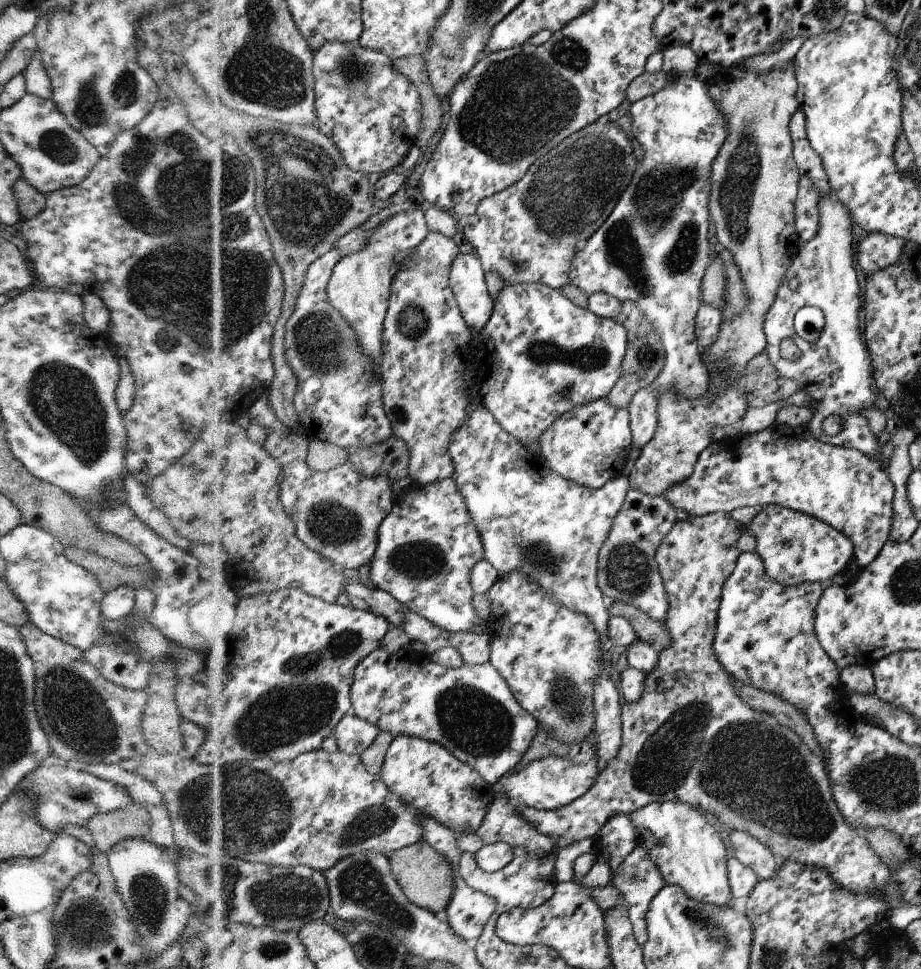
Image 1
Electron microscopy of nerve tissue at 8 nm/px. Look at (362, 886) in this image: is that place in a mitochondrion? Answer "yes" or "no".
yes

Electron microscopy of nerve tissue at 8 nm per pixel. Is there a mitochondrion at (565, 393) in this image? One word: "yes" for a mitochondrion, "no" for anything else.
yes

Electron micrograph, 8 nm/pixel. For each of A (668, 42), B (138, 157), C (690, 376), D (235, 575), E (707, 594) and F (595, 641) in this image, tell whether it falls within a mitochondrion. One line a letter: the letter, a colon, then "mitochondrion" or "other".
A: other
B: mitochondrion
C: other
D: other
E: other
F: other

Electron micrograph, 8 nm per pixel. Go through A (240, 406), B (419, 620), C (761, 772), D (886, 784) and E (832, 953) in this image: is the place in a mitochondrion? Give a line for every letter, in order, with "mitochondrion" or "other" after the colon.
A: other
B: other
C: mitochondrion
D: mitochondrion
E: other

